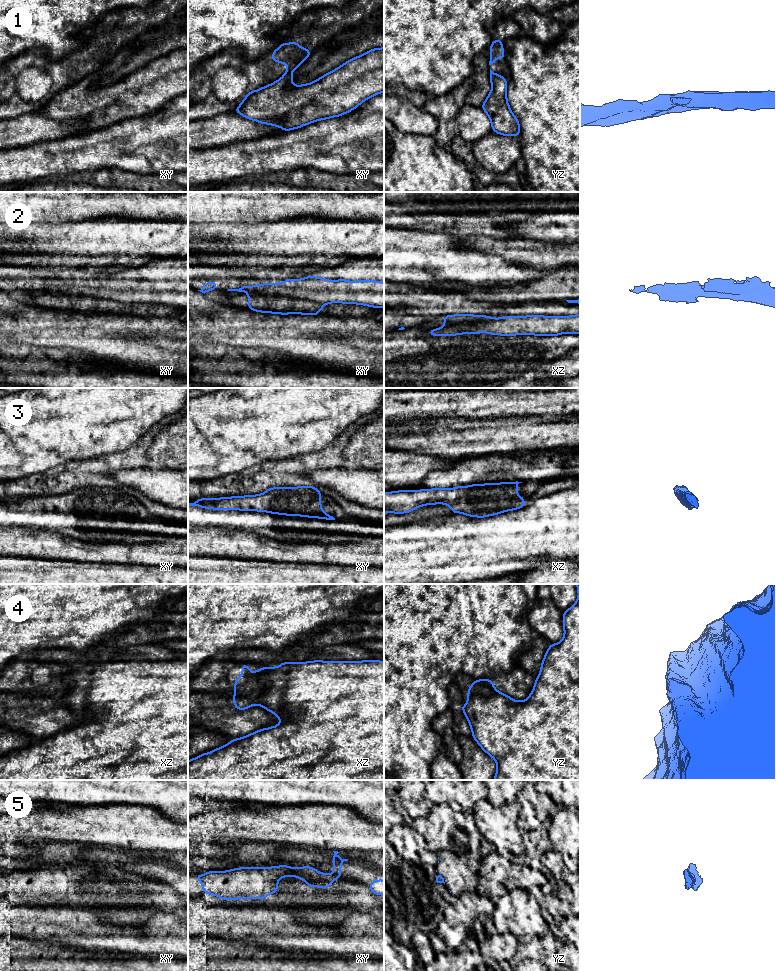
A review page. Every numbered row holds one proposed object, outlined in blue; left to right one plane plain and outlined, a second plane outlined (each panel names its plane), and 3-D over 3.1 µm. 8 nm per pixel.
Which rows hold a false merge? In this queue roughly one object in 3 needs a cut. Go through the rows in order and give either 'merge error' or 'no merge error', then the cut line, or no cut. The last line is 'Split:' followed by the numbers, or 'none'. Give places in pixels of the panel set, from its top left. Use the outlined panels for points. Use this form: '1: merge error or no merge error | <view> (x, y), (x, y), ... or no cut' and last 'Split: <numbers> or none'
1: merge error | xy (288, 73), (284, 75)
2: merge error | xy (248, 293), (285, 295), (324, 303)
3: no merge error | no cut
4: merge error | xz (298, 663), (265, 673), (261, 677), (264, 693), (257, 704)
5: merge error | xy (332, 874), (336, 878)
Split: 1, 2, 4, 5

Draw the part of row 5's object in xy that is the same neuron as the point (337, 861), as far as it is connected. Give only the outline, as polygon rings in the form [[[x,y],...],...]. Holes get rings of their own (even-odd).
[[[333,851],[334,856],[332,857],[333,861],[333,873],[332,875],[335,876],[336,878],[341,878],[341,865],[344,861],[348,861],[348,859],[343,859],[341,857],[338,857],[337,854],[339,853],[338,851]]]

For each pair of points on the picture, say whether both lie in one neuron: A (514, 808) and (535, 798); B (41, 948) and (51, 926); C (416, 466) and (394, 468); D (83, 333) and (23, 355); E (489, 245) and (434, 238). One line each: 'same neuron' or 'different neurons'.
A: different neurons
B: different neurons
C: same neuron
D: different neurons
E: different neurons

